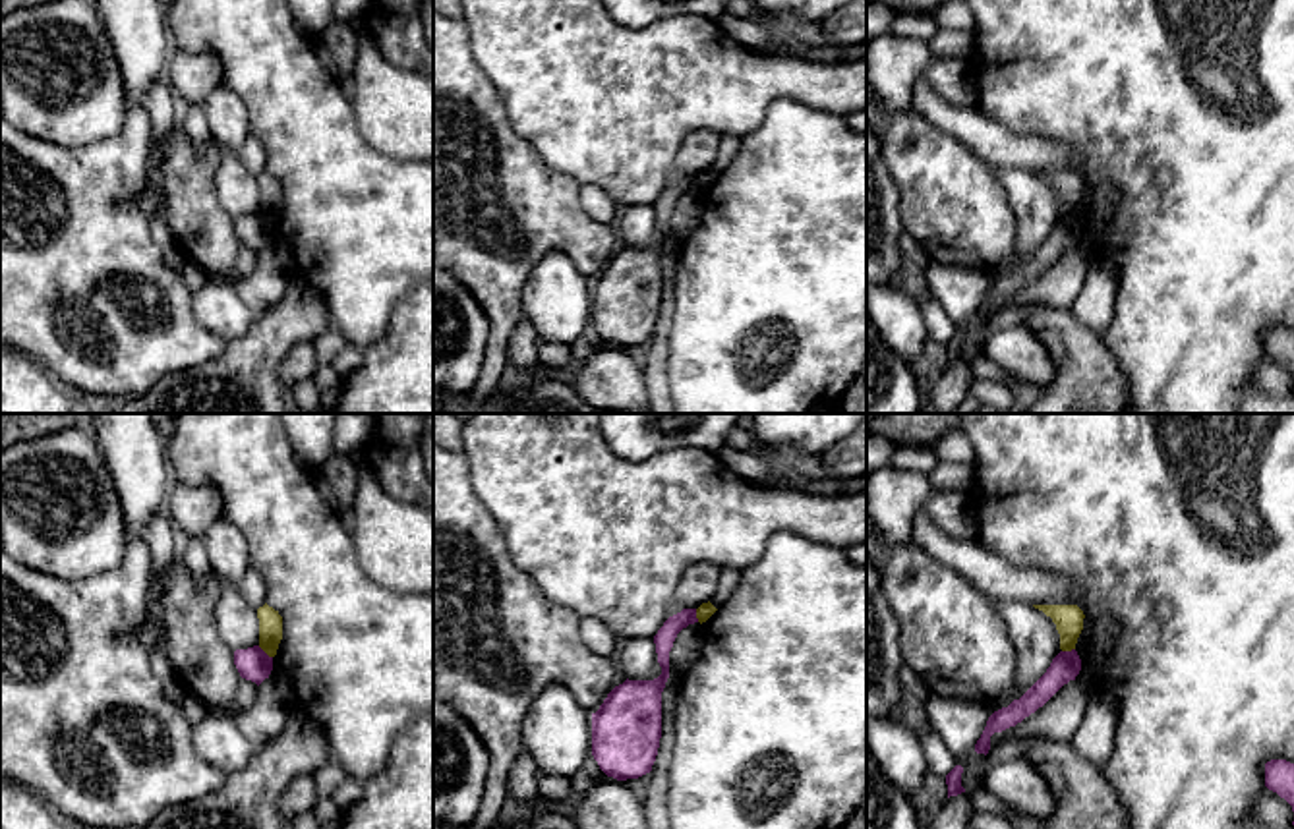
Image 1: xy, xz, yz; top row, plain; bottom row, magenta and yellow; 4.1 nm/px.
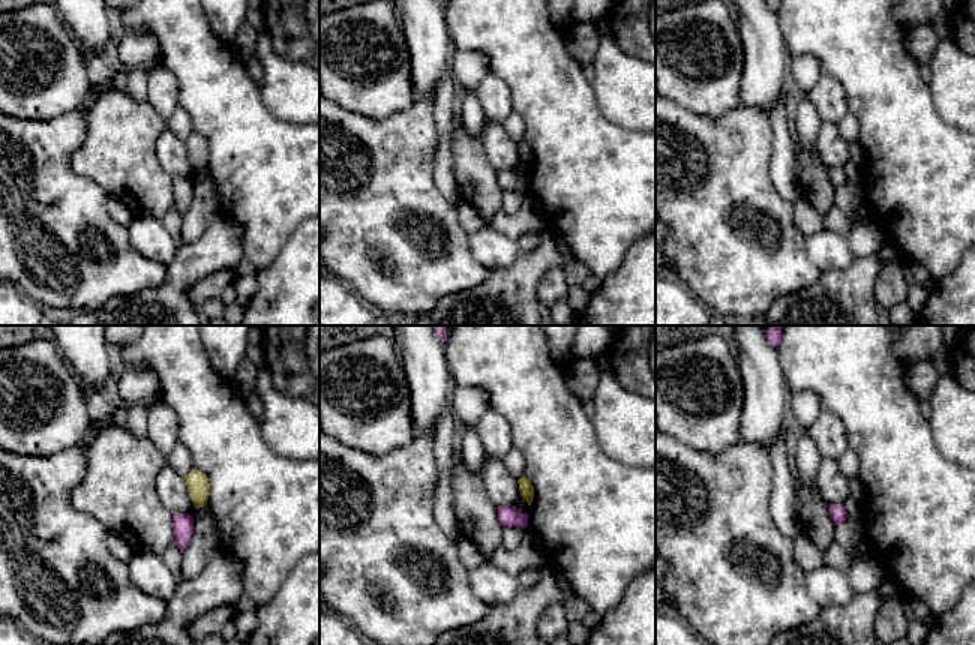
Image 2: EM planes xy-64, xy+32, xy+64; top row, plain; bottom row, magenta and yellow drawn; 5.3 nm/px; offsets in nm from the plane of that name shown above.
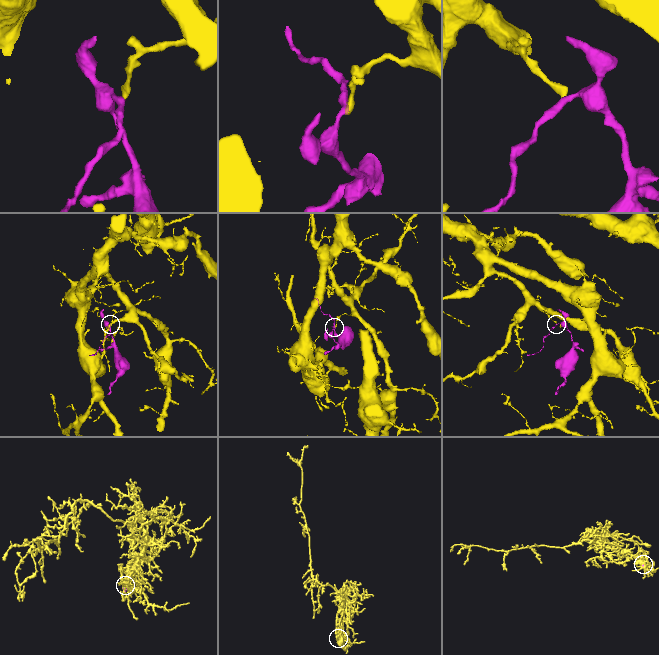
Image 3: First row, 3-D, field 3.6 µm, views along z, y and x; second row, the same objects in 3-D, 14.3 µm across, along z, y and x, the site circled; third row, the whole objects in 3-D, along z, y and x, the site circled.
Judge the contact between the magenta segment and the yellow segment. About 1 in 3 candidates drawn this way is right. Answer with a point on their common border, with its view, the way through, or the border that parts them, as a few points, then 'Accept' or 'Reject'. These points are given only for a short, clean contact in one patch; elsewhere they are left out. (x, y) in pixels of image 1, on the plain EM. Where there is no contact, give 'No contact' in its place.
Touches magenta at xy (264, 219). Boundary: xy (258, 213), (271, 225). Reject

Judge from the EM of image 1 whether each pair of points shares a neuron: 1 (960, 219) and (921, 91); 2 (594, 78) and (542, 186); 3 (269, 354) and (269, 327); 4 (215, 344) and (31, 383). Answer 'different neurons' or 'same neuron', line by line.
1: different neurons
2: different neurons
3: same neuron
4: different neurons

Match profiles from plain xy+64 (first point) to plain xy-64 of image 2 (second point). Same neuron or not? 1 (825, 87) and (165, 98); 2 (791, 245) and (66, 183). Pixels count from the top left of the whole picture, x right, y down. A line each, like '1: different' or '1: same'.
1: same
2: same

